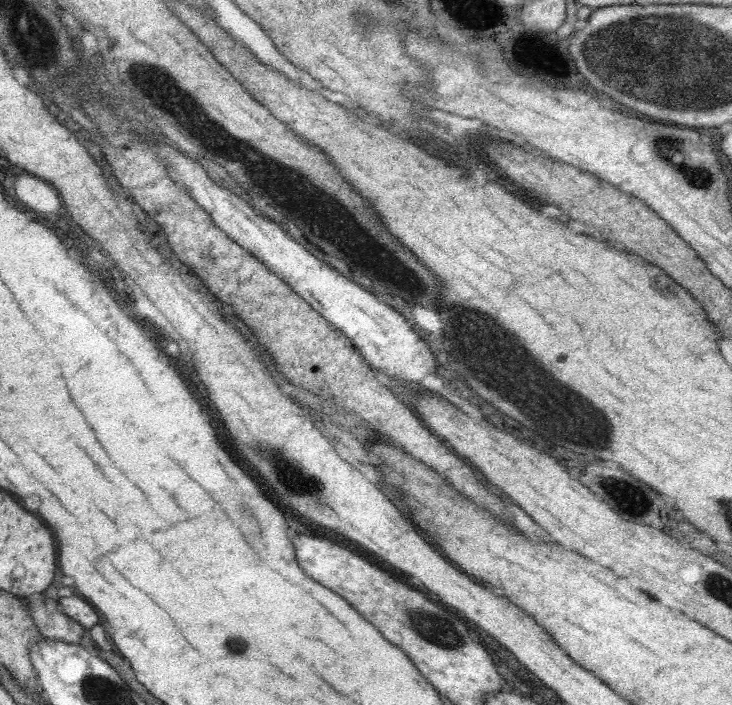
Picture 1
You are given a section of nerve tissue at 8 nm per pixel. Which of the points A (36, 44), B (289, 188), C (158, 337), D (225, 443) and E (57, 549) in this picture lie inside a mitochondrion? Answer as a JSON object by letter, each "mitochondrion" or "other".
{"A":"mitochondrion","B":"mitochondrion","C":"other","D":"mitochondrion","E":"other"}

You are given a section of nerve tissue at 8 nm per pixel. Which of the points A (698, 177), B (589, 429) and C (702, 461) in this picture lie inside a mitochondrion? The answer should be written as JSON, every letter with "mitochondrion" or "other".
{"A":"mitochondrion","B":"mitochondrion","C":"other"}

